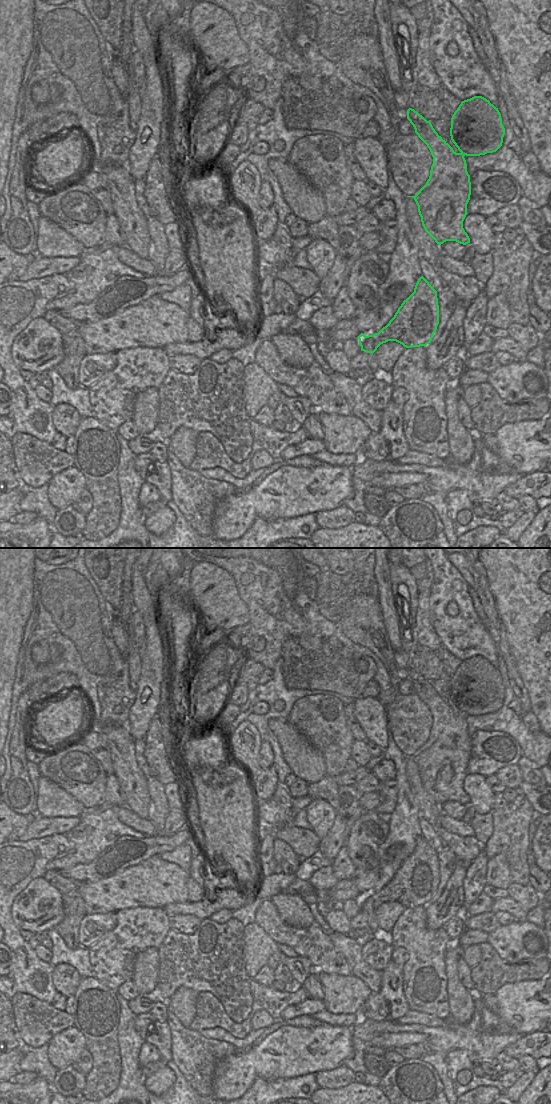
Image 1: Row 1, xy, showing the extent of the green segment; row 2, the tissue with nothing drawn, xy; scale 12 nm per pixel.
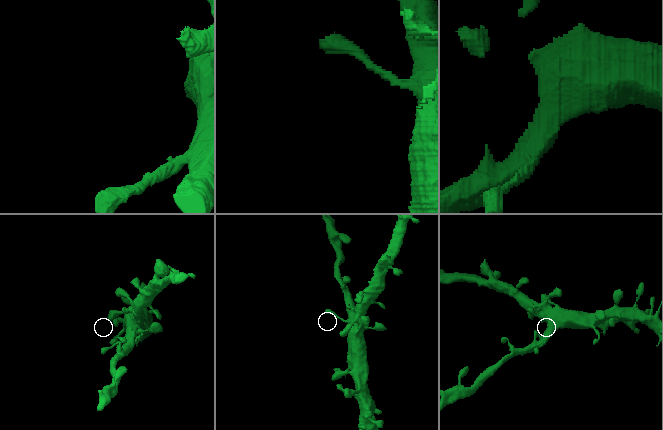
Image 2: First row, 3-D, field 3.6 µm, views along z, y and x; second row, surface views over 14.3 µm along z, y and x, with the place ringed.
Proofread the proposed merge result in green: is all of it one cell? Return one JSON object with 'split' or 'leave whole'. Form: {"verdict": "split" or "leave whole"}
{"verdict": "leave whole"}

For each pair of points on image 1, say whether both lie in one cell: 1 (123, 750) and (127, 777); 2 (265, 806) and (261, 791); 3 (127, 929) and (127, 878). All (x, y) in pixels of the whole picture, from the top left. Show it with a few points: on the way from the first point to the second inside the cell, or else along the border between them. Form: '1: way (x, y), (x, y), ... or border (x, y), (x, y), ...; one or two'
1: way (123, 757), (126, 770); one
2: border (278, 782), (275, 791), (267, 799), (257, 801); two
3: border (151, 908), (120, 908), (115, 912); two

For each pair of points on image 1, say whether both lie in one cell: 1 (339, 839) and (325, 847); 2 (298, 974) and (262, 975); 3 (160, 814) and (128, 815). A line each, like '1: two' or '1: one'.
1: one
2: two
3: two

